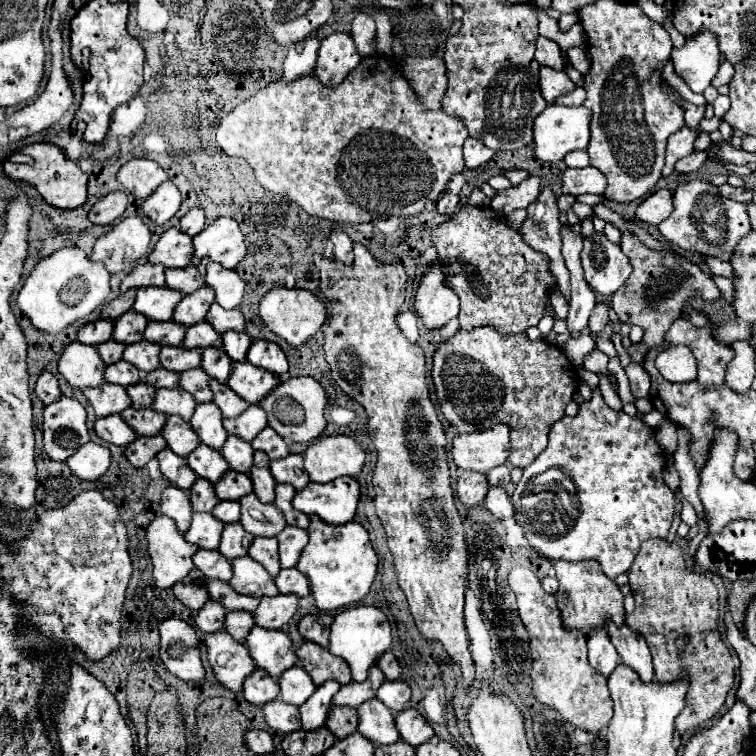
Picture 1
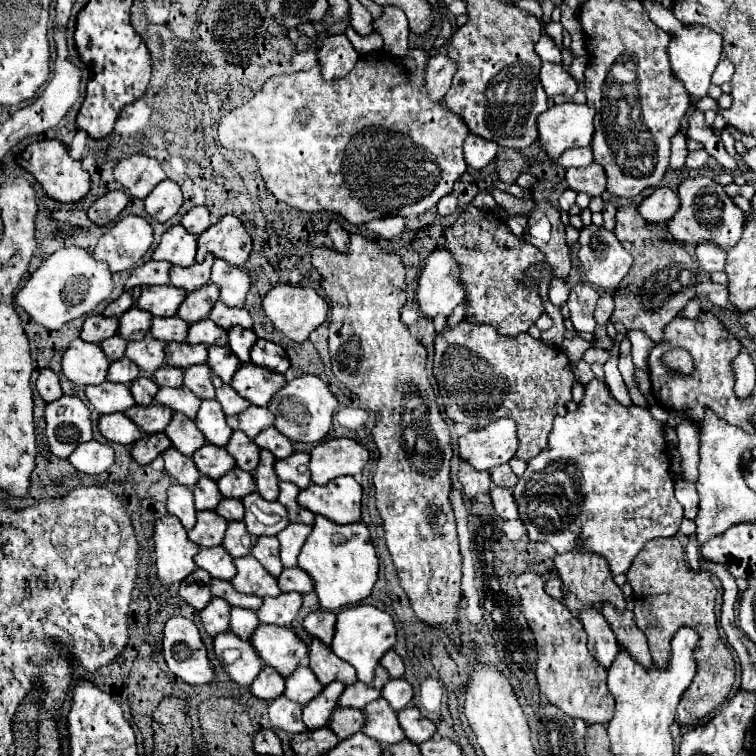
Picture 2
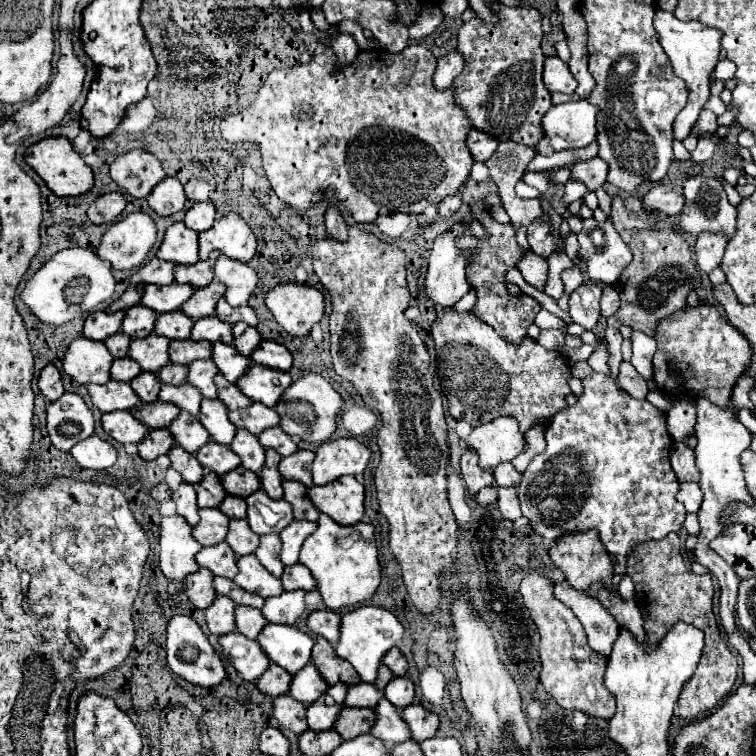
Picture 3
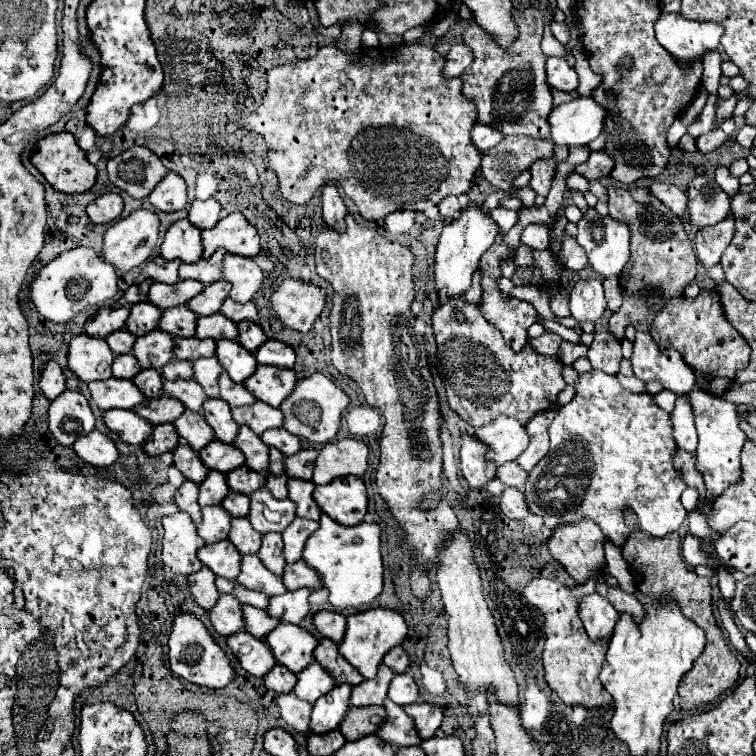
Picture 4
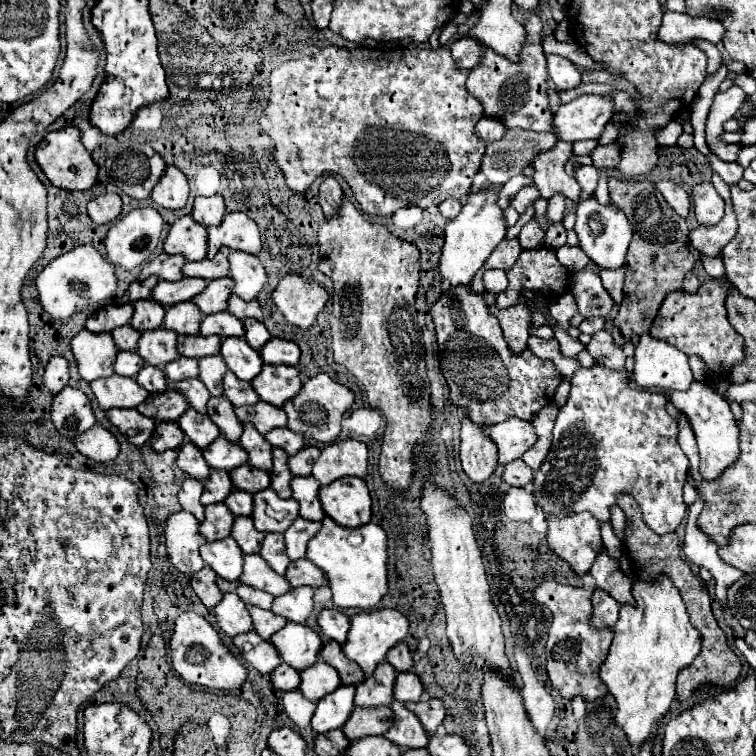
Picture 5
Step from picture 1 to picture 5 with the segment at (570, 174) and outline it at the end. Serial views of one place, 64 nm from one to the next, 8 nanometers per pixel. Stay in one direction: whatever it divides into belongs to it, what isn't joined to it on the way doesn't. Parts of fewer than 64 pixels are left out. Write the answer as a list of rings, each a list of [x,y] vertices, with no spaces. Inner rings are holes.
[[[612,142],[608,146],[596,146],[592,150],[592,158],[594,158],[594,166],[598,168],[608,168],[608,166],[616,166],[620,162],[620,152],[624,148],[620,148],[618,142]]]

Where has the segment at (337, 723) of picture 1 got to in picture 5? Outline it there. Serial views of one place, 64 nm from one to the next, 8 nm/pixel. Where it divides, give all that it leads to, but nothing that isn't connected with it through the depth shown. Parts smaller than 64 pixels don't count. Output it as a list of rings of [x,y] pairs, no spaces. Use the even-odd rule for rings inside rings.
[[[356,706],[348,722],[344,724],[342,732],[348,740],[362,740],[366,736],[384,734],[392,724],[392,708],[390,706],[378,706],[378,708],[362,708]]]

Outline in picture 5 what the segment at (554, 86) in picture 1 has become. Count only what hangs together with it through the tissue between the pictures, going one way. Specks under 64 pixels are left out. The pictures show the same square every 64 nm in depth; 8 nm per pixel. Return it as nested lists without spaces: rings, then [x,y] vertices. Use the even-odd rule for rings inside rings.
[[[548,54],[546,60],[548,60],[548,74],[550,74],[550,80],[556,86],[556,90],[576,88],[582,82],[580,70],[570,60],[566,60],[558,54]]]

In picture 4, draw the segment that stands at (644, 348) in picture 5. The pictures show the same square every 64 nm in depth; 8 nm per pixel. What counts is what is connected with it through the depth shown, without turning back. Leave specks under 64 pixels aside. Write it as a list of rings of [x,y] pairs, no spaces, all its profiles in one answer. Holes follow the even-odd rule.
[[[648,332],[636,334],[630,360],[636,378],[644,384],[654,380],[662,384],[662,388],[672,390],[674,394],[686,394],[696,384],[694,372],[684,362],[682,354],[678,350],[662,350]]]

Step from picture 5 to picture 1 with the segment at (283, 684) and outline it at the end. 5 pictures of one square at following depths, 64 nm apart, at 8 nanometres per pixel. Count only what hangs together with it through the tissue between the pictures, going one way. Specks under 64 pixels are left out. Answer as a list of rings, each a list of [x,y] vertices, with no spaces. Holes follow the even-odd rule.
[[[254,670],[254,674],[244,682],[244,698],[256,706],[264,706],[266,702],[272,702],[280,694],[280,684],[276,684],[276,678],[268,676],[266,672]]]

